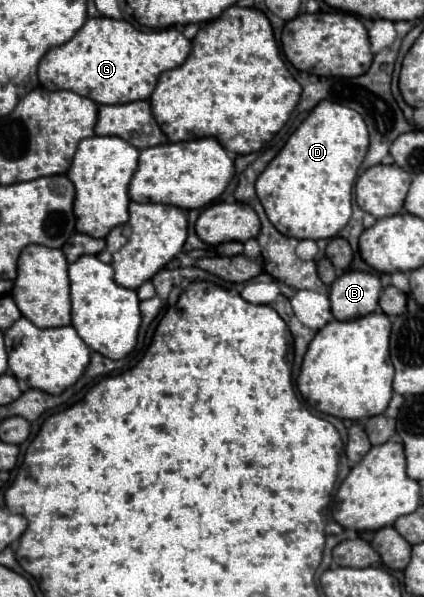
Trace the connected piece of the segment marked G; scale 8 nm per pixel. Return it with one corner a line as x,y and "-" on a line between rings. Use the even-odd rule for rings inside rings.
97,17
89,19
81,31
73,35
71,41
65,45
53,47
45,53
45,57
39,63
39,81
47,91
59,91
67,89
73,93
79,93
83,97
91,97
99,105
117,105
127,101
147,101
157,85
157,79
163,71
179,67
191,53
191,41
183,37
181,31
175,27
161,29
161,31
139,31
127,21
117,21
109,17

